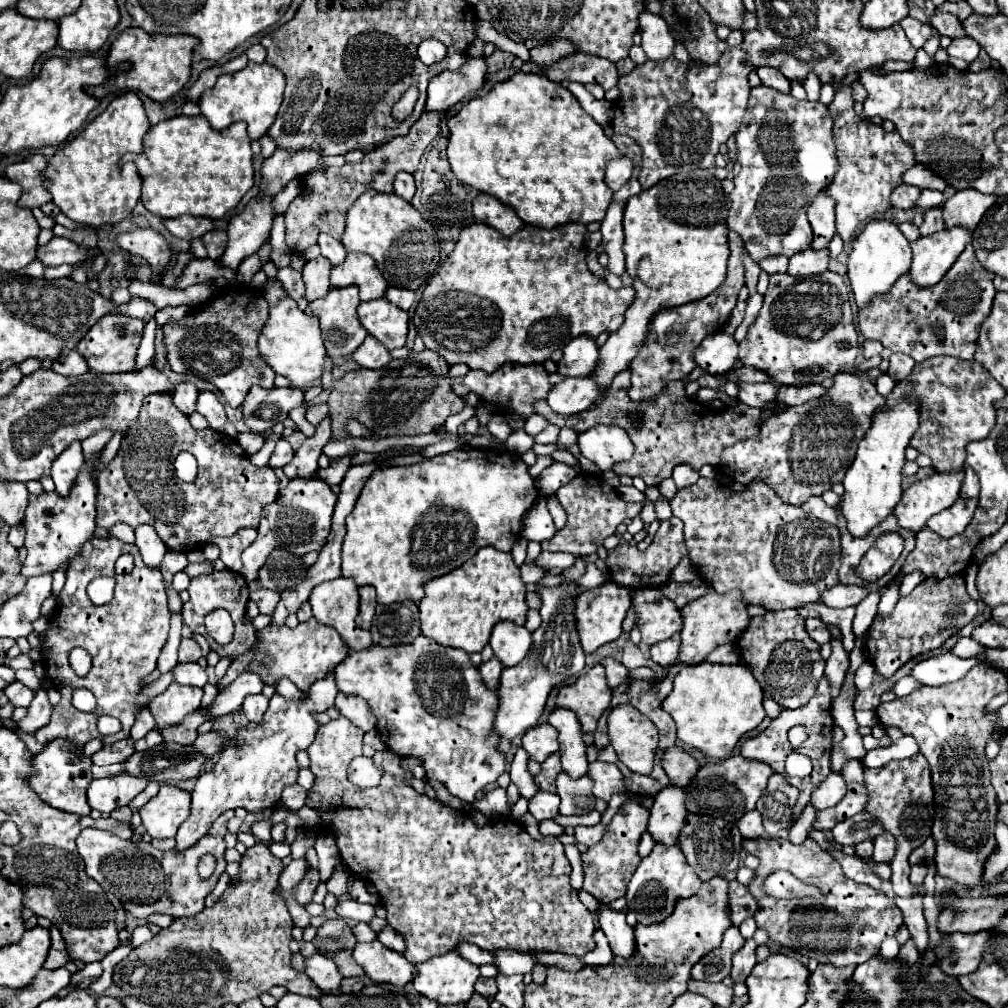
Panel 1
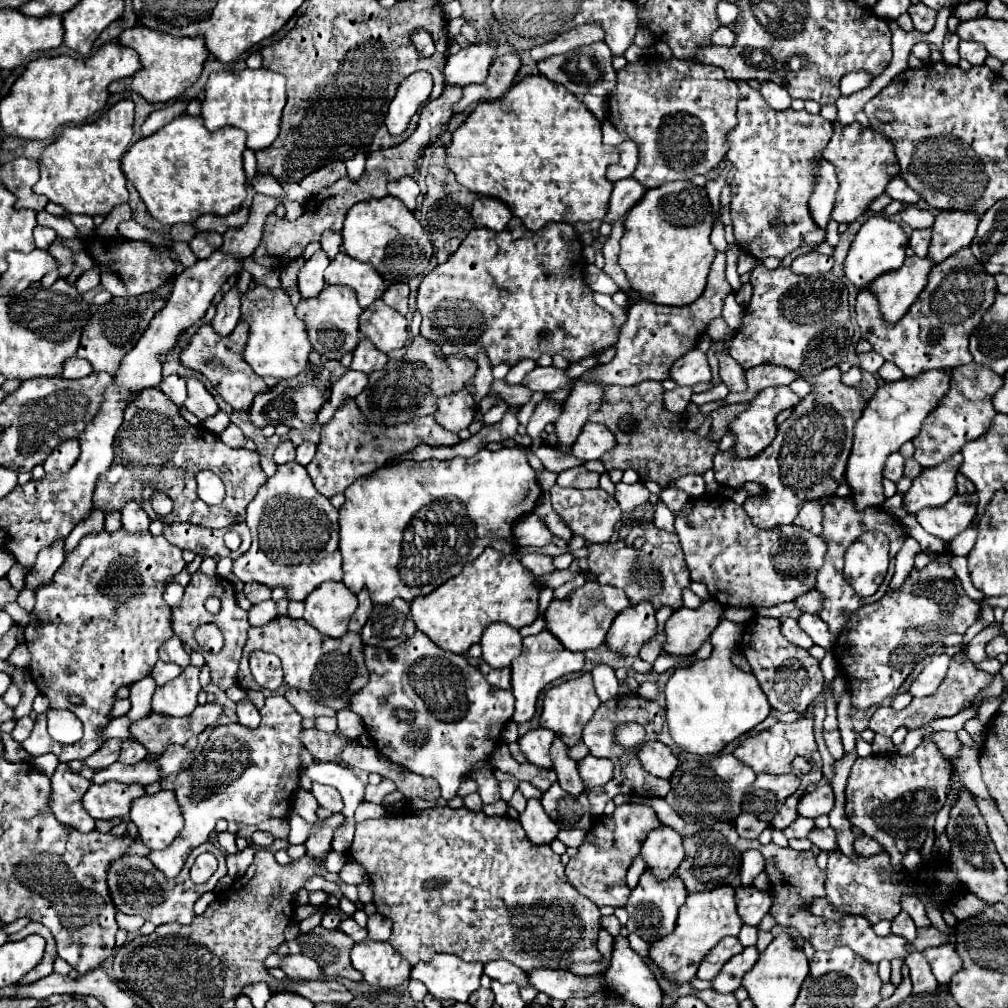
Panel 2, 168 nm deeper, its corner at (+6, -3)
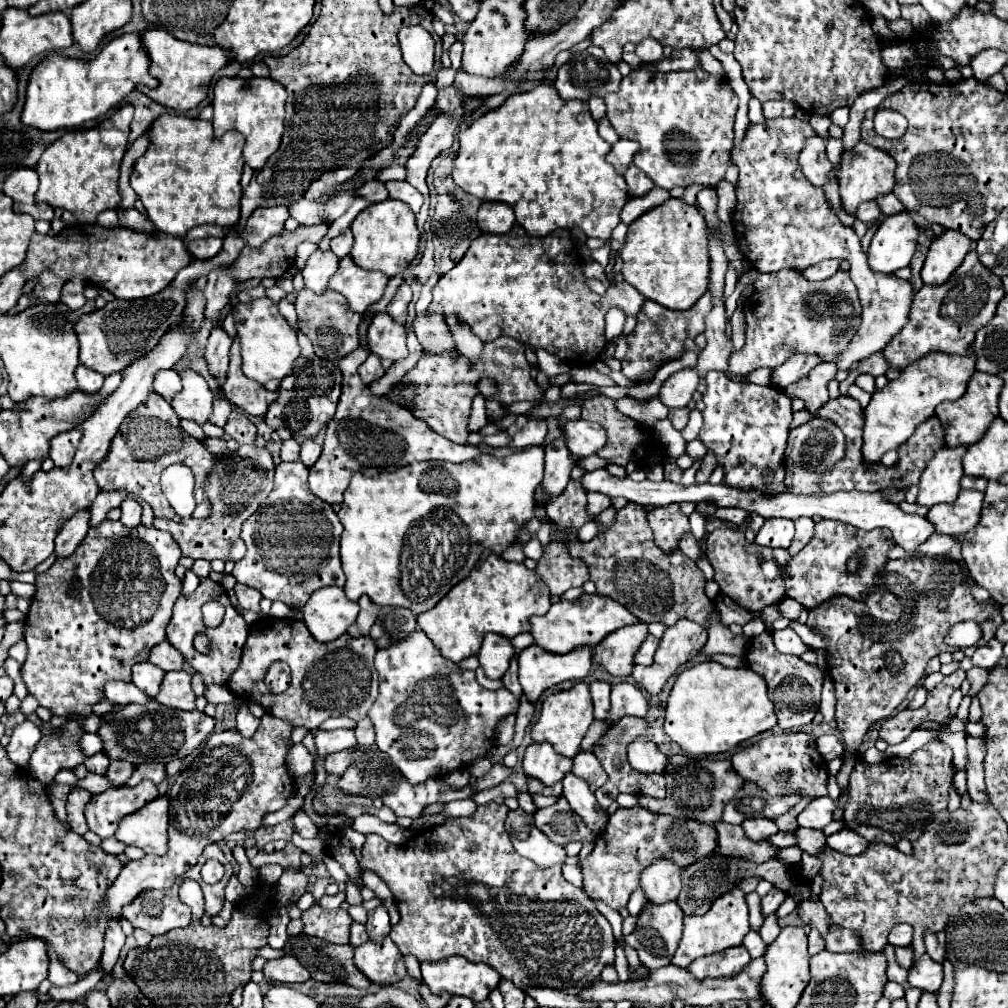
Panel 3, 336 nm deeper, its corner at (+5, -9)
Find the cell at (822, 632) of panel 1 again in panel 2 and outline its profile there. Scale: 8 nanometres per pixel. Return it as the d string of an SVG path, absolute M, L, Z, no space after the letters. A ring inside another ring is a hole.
M785 617L785 619L781 621L781 633L783 633L783 637L785 637L789 643L793 643L793 645L797 645L797 647L801 647L801 649L811 649L811 647L813 647L813 639L811 639L807 633L803 633L803 631L799 629L797 621L791 619L791 617Z

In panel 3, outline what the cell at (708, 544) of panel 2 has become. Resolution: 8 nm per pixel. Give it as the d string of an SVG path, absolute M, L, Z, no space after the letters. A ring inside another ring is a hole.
M724 521L720 529L714 529L708 535L708 561L714 567L714 581L720 587L720 593L730 597L736 605L746 611L762 611L766 607L778 605L786 597L786 563L776 561L776 551L748 543L744 533L736 523Z

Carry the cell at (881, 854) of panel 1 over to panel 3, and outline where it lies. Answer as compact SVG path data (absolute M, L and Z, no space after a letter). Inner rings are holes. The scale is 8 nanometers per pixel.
M840 831L830 835L828 839L828 847L832 847L834 851L840 851L844 855L862 855L868 849L866 839L862 839L858 833L854 831Z

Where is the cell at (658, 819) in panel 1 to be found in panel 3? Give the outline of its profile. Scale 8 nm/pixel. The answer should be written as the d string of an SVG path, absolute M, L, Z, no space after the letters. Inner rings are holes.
M658 857L642 871L640 887L644 889L646 899L652 903L674 901L682 889L680 867L672 859Z

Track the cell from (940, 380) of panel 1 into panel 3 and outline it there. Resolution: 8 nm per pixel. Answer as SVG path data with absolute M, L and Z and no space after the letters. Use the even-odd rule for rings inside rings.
M976 371L966 387L966 393L952 401L952 403L940 403L936 407L936 417L940 419L944 427L944 445L946 447L970 447L978 443L978 439L984 437L990 423L996 419L998 413L998 395L1002 391L1004 381L998 375L986 375L982 371Z

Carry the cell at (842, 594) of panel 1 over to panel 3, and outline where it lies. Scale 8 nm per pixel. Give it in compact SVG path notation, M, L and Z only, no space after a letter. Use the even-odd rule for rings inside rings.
M786 597L784 603L778 603L778 609L782 613L782 617L788 617L788 619L798 619L800 613L806 609L802 603L796 603L794 599Z

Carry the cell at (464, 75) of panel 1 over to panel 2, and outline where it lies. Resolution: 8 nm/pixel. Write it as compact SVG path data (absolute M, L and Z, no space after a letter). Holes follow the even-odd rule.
M487 27L487 39L479 43L467 45L463 51L453 55L445 65L445 83L447 85L469 85L483 83L487 77L487 69L493 63L499 39L493 37L491 27Z

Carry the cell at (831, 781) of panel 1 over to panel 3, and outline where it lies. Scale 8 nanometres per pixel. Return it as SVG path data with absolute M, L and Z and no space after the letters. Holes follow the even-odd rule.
M818 797L806 805L806 809L798 815L800 827L812 827L812 829L824 829L834 815L836 803L830 797Z

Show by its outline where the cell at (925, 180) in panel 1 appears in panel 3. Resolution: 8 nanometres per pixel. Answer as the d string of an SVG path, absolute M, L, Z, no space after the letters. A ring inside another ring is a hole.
M894 193L882 195L882 197L878 197L876 201L878 201L878 205L882 207L882 213L884 213L884 215L896 215L896 213L902 213L902 211L906 209Z

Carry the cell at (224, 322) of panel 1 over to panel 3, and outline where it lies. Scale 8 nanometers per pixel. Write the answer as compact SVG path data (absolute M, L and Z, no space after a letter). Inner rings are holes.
M236 335L230 351L230 367L226 377L220 381L224 397L242 413L264 417L266 407L278 397L276 391L268 391L264 385L254 383L242 373L240 367L240 337Z

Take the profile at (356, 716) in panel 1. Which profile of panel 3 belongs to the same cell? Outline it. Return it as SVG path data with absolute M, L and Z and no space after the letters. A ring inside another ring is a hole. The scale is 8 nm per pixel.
M334 729L334 731L318 731L316 733L316 749L320 757L326 757L336 751L344 751L356 747L356 735L352 729Z

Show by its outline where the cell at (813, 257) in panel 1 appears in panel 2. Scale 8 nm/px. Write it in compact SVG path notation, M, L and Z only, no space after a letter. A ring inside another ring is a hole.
M815 251L805 253L805 255L797 257L797 259L791 263L791 269L793 269L795 273L803 273L803 275L825 273L825 271L831 271L831 267L833 267L833 257L819 255L819 253L815 253Z

